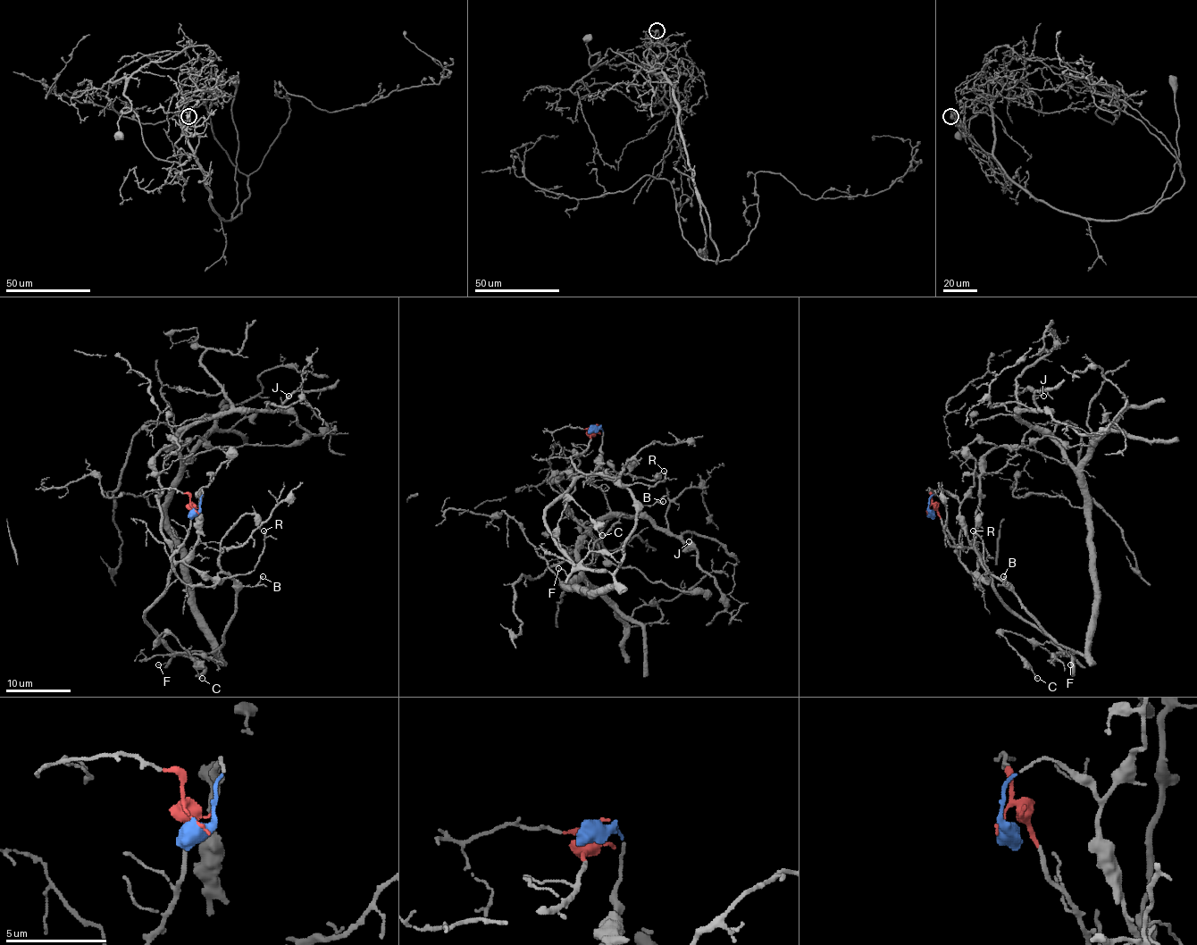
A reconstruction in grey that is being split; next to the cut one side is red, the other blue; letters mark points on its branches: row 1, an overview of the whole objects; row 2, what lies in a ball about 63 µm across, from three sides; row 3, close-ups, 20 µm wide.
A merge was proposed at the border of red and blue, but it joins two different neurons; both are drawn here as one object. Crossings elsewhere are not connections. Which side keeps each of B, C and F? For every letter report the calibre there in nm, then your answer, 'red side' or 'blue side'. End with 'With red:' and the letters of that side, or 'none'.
B: 120 nm | red side
C: 120 nm | blue side
F: 90 nm | blue side
With red: B

